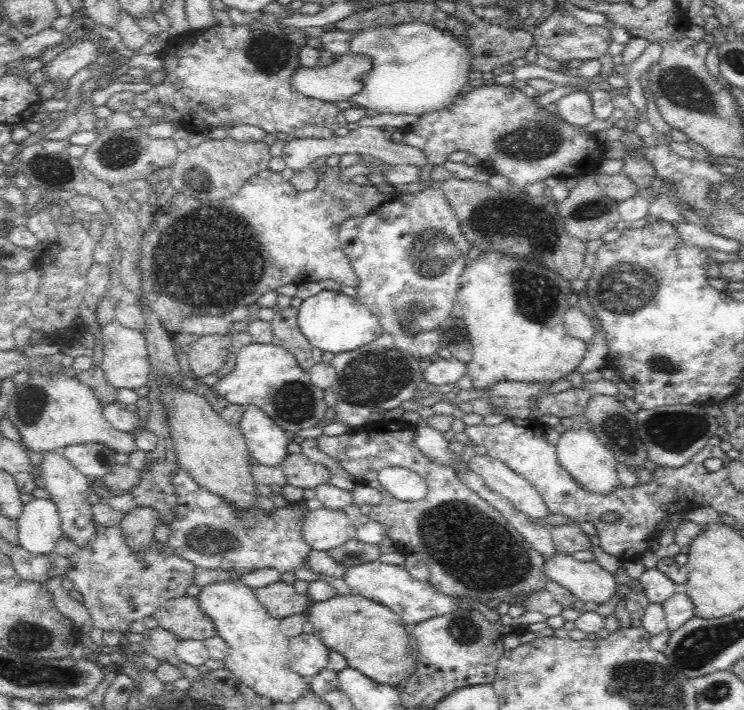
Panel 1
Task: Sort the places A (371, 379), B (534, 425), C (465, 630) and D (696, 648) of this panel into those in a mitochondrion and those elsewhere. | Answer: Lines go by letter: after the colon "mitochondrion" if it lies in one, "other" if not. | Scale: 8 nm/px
A: mitochondrion
B: other
C: mitochondrion
D: mitochondrion

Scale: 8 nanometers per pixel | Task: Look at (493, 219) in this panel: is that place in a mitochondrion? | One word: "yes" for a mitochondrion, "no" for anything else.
yes

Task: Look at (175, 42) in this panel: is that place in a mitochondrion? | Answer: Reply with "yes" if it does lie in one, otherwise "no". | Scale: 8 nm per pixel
no

